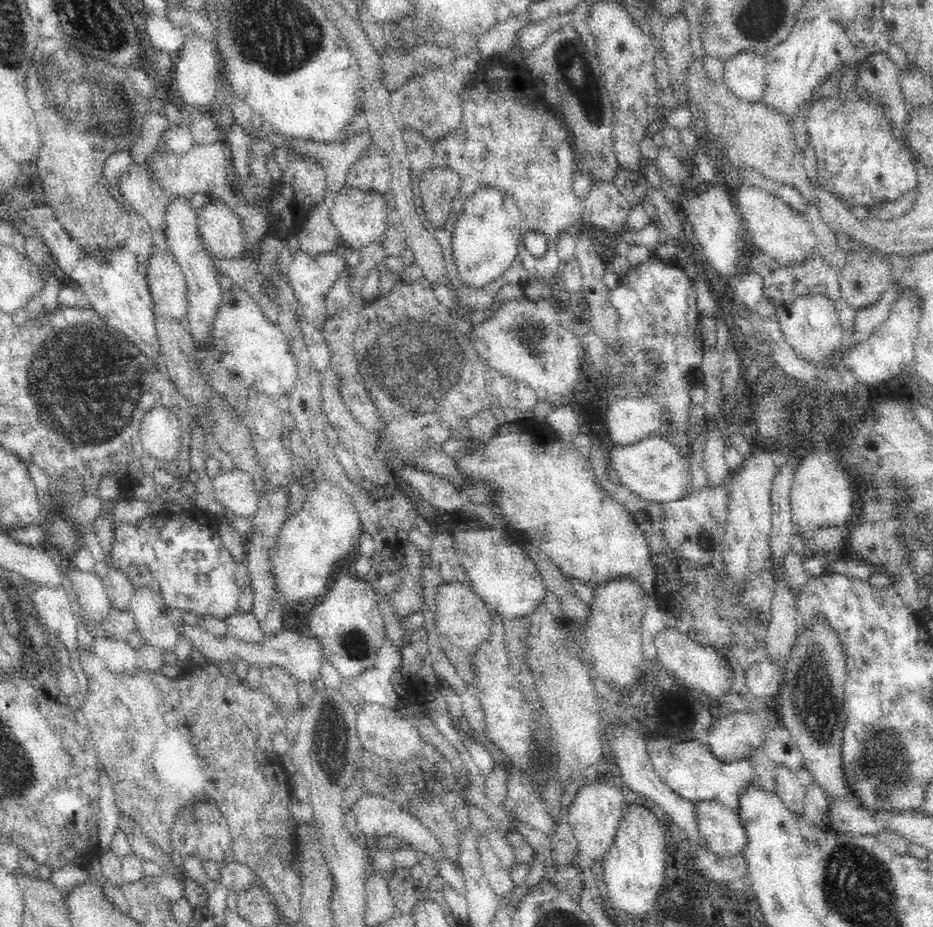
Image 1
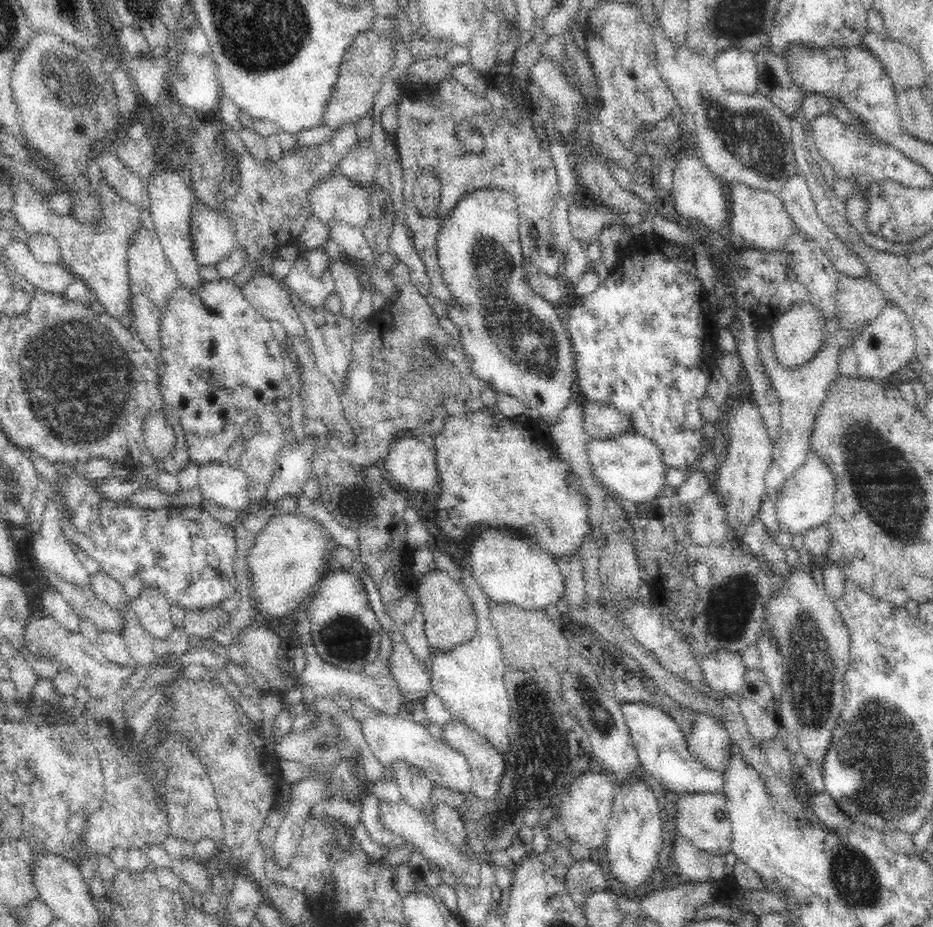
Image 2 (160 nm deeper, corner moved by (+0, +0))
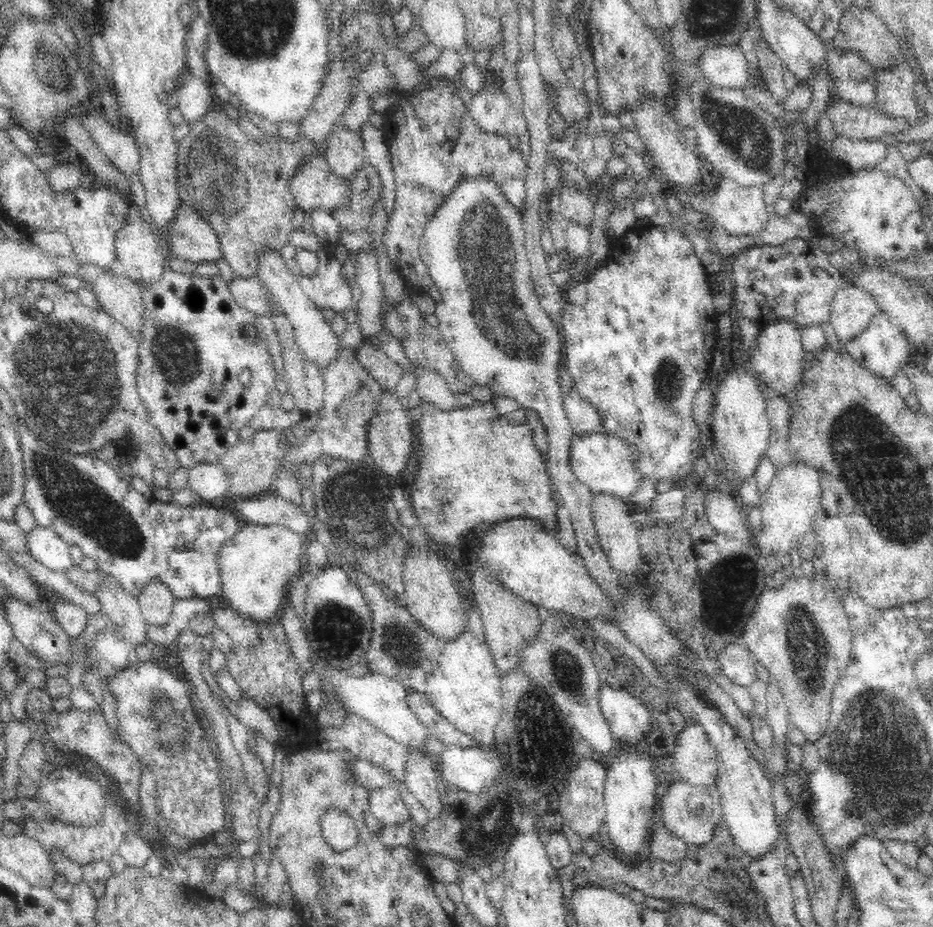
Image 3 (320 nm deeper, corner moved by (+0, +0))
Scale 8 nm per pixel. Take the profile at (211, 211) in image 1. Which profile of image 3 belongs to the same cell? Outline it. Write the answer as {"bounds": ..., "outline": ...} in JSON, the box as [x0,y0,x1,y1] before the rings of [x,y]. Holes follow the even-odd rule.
{"bounds":[165,204,222,265],"outline":[[[182,204],[177,211],[177,218],[165,235],[170,241],[169,252],[194,265],[212,264],[222,258],[220,237],[214,227],[190,205]]]}

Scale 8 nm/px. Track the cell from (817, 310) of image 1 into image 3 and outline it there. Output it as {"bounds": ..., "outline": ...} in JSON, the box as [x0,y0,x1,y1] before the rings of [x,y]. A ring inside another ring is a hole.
{"bounds":[750,318,806,394],"outline":[[[781,318],[762,325],[762,333],[758,349],[750,356],[750,363],[762,375],[762,379],[772,388],[786,394],[802,377],[806,351],[802,344],[801,324],[789,318]]]}

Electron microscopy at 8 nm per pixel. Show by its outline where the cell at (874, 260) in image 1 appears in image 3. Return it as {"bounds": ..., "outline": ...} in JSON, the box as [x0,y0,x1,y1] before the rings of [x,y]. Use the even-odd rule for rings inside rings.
{"bounds":[830,285,881,344],"outline":[[[844,285],[836,292],[831,306],[830,326],[841,344],[862,334],[881,311],[872,294],[850,285]]]}

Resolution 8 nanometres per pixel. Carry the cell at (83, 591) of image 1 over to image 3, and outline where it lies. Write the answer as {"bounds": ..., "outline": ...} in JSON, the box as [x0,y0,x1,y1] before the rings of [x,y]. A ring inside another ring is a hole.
{"bounds":[26,525,75,573],"outline":[[[37,525],[26,533],[29,552],[50,570],[68,573],[75,566],[70,556],[70,545],[52,528]]]}

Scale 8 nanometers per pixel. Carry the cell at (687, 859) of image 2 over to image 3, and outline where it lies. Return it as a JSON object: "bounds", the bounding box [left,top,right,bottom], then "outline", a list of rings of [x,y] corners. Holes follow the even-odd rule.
{"bounds":[648,822,690,864],"outline":[[[658,822],[651,834],[648,848],[654,859],[684,864],[690,856],[688,846],[686,841],[678,838],[673,832],[668,831],[661,822]]]}

